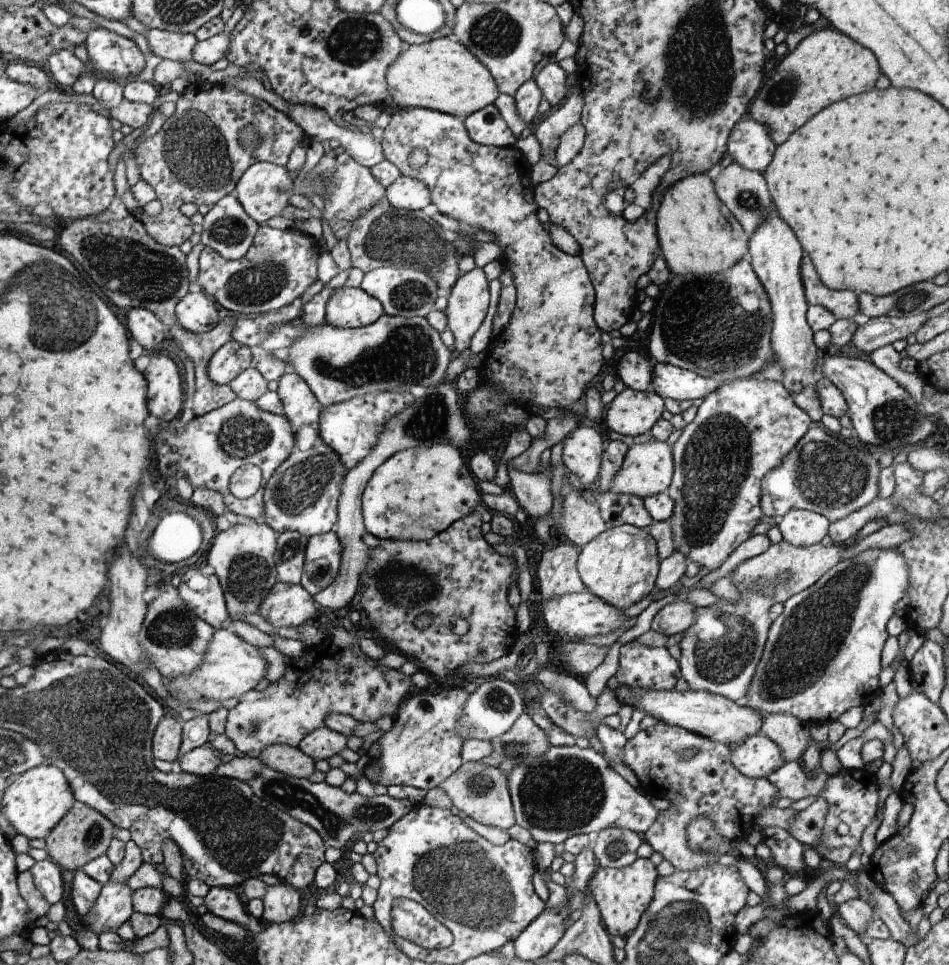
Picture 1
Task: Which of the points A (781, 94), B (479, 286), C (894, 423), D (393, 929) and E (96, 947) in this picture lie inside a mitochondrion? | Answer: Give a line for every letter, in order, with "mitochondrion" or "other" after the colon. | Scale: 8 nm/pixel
A: mitochondrion
B: other
C: mitochondrion
D: other
E: other

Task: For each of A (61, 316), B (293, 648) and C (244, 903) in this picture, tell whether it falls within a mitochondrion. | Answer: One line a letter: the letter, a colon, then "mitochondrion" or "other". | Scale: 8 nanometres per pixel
A: mitochondrion
B: other
C: other

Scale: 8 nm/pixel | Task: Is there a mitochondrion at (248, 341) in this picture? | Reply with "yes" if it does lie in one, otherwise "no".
no

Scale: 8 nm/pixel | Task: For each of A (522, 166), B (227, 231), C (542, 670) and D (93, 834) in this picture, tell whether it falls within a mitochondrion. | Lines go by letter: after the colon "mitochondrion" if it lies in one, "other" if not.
A: other
B: mitochondrion
C: other
D: mitochondrion

